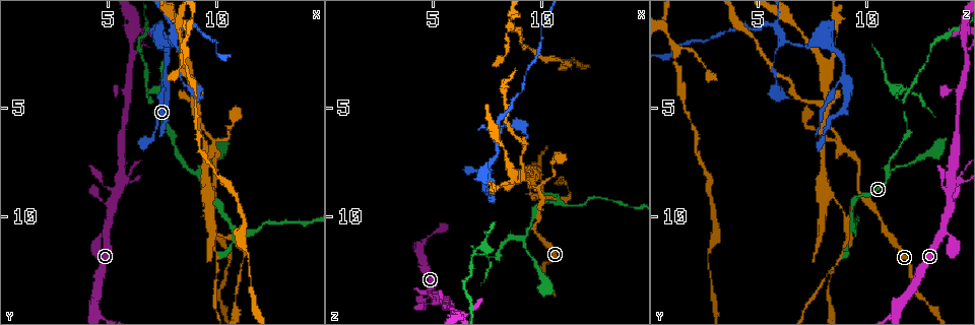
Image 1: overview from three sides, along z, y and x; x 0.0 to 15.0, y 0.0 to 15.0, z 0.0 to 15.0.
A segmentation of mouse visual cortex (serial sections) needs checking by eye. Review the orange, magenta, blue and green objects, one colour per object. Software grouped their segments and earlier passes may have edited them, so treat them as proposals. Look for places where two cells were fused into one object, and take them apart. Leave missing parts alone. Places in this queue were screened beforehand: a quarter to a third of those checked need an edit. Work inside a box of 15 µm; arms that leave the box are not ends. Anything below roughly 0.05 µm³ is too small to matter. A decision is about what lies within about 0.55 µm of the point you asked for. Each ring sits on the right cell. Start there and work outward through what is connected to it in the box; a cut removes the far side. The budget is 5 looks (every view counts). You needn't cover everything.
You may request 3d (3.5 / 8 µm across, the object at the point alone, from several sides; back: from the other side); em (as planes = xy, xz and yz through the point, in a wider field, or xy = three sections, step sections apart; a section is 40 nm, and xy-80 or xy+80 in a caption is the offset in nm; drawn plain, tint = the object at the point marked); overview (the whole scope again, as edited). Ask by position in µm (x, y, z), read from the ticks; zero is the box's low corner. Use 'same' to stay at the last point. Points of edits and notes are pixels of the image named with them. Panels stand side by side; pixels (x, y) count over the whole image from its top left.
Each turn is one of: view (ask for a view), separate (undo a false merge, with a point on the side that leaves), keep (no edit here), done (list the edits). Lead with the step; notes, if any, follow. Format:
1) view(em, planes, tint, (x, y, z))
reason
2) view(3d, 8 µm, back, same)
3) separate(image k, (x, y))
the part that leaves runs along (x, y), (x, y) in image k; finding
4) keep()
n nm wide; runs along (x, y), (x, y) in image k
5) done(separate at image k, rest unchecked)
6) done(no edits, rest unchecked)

view(3d, 3.5 µm, (7.0, 4.6, 11.6))
sharp bend

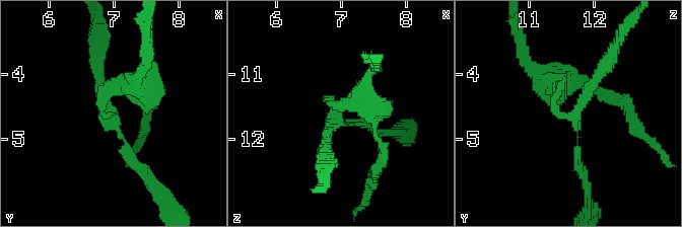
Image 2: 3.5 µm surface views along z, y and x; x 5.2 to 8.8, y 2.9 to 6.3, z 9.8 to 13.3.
view(em, planes, tint, (6.85, 4.65, 11.75))
3 arms; arms of 150, 150, 300 nm; need the tissue

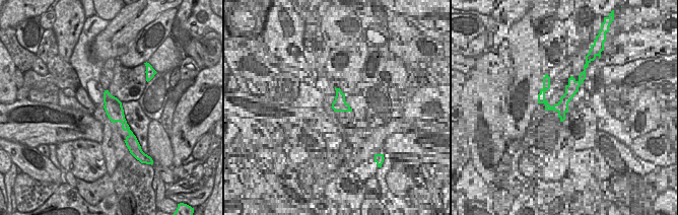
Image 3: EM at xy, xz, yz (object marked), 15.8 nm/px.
separate(image 2, (340, 105))
two cells meet here

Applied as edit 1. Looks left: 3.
view(3d, 3.5 µm, (7.5, 1.8, 8.3))
branch point

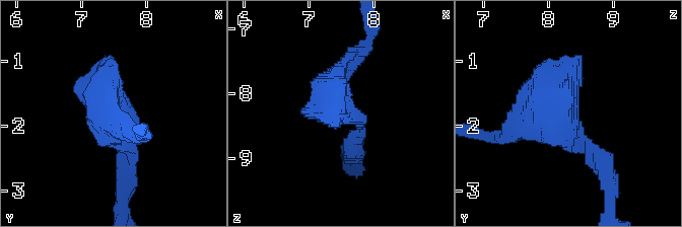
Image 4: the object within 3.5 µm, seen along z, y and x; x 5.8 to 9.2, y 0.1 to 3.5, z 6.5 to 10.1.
view(em, xy, step 3, tint, same)

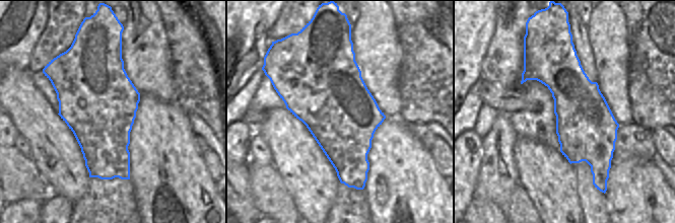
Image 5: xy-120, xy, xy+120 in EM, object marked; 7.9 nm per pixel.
keep()
runs along (597, 160), (568, 117), (508, 135) in image 4; all the same cell

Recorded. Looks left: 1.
done(separate at image 2, rest unchecked)

